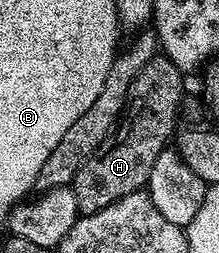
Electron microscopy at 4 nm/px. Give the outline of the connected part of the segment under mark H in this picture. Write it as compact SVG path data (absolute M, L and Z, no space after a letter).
M163 54L152 56L150 62L138 70L138 78L134 78L128 91L130 103L126 115L116 125L115 132L102 141L72 179L71 187L76 190L78 206L83 215L94 214L126 198L126 194L141 191L147 185L150 170L154 170L154 162L158 162L158 154L166 151L172 131L173 136L177 131L176 115L184 100L184 80L185 73Z

